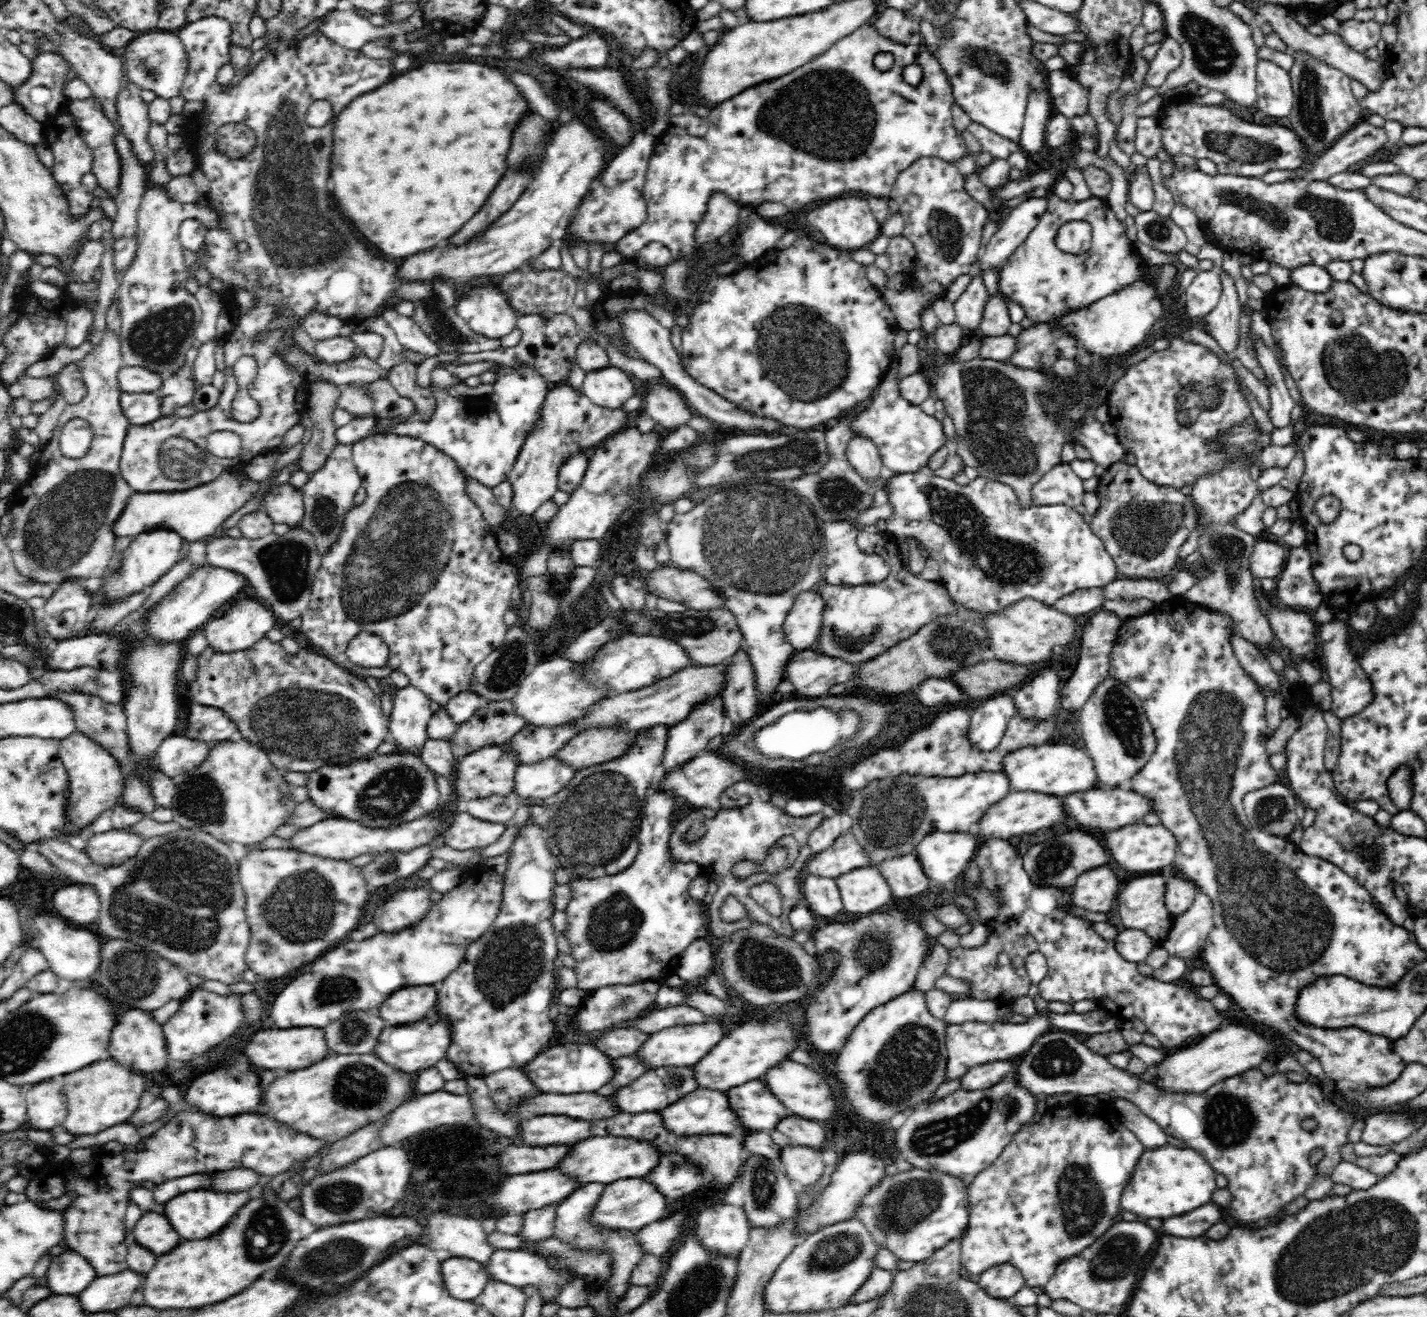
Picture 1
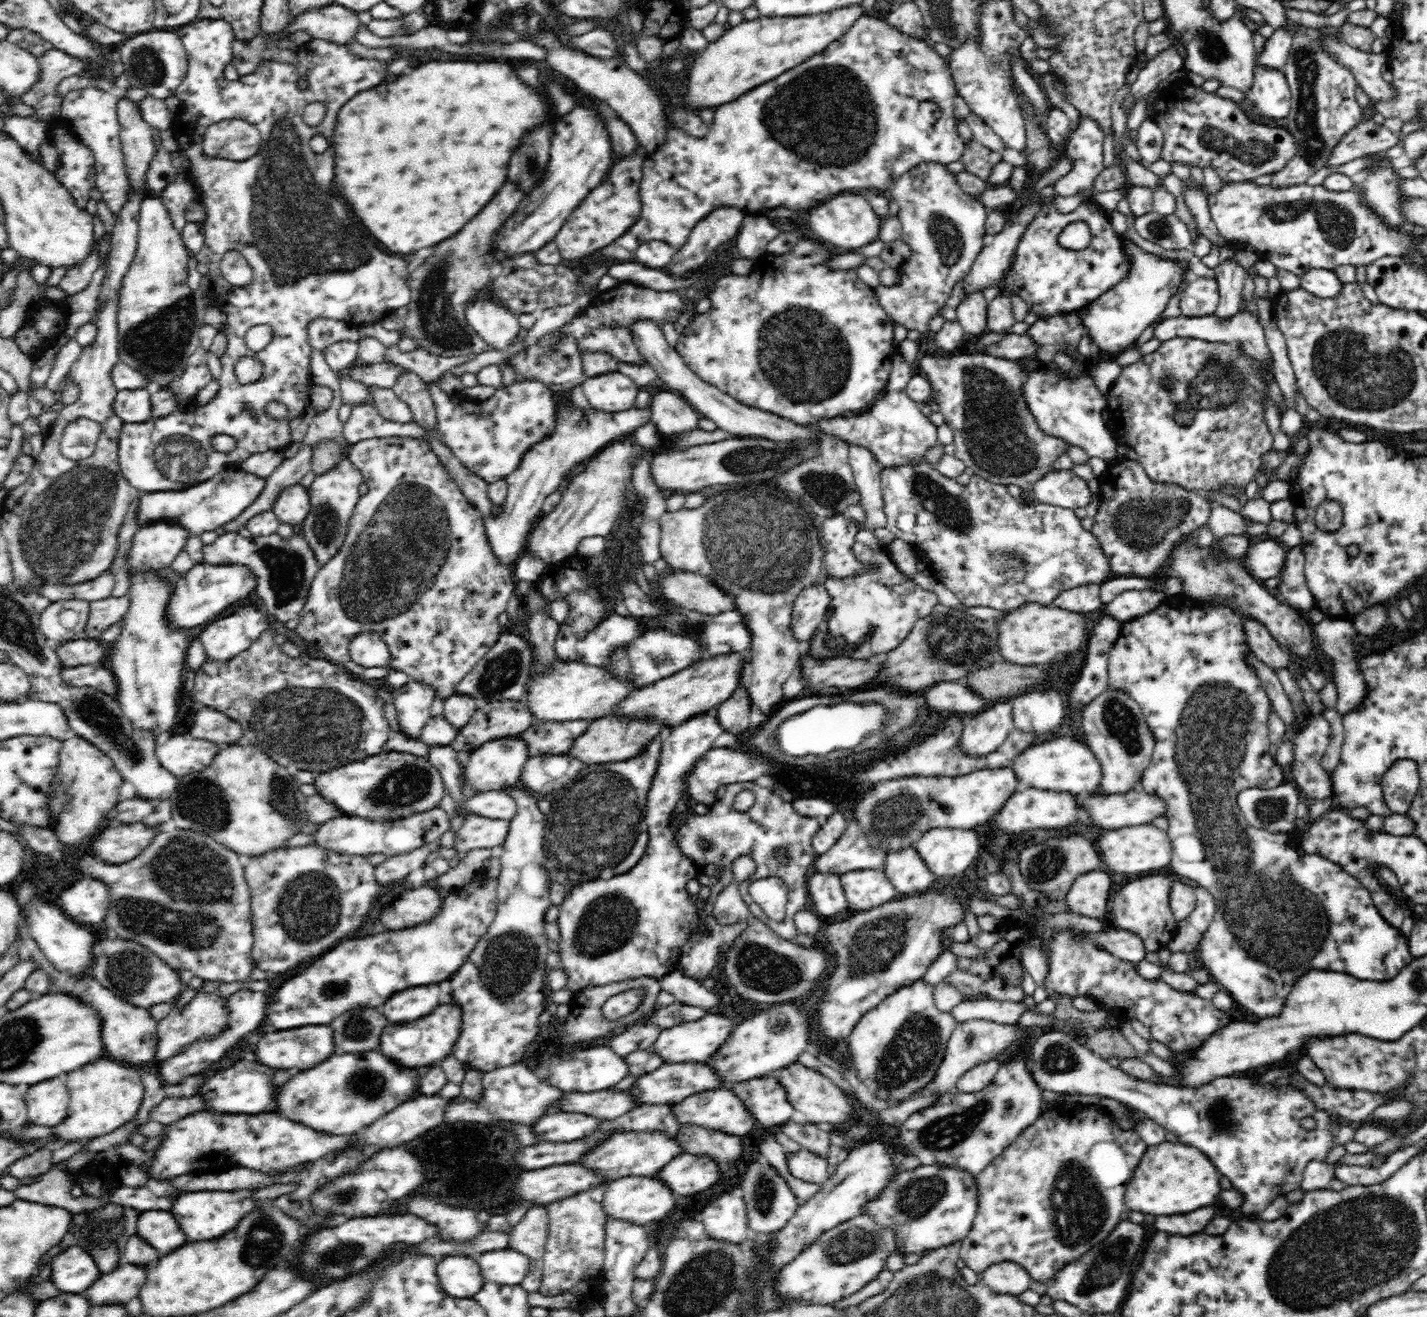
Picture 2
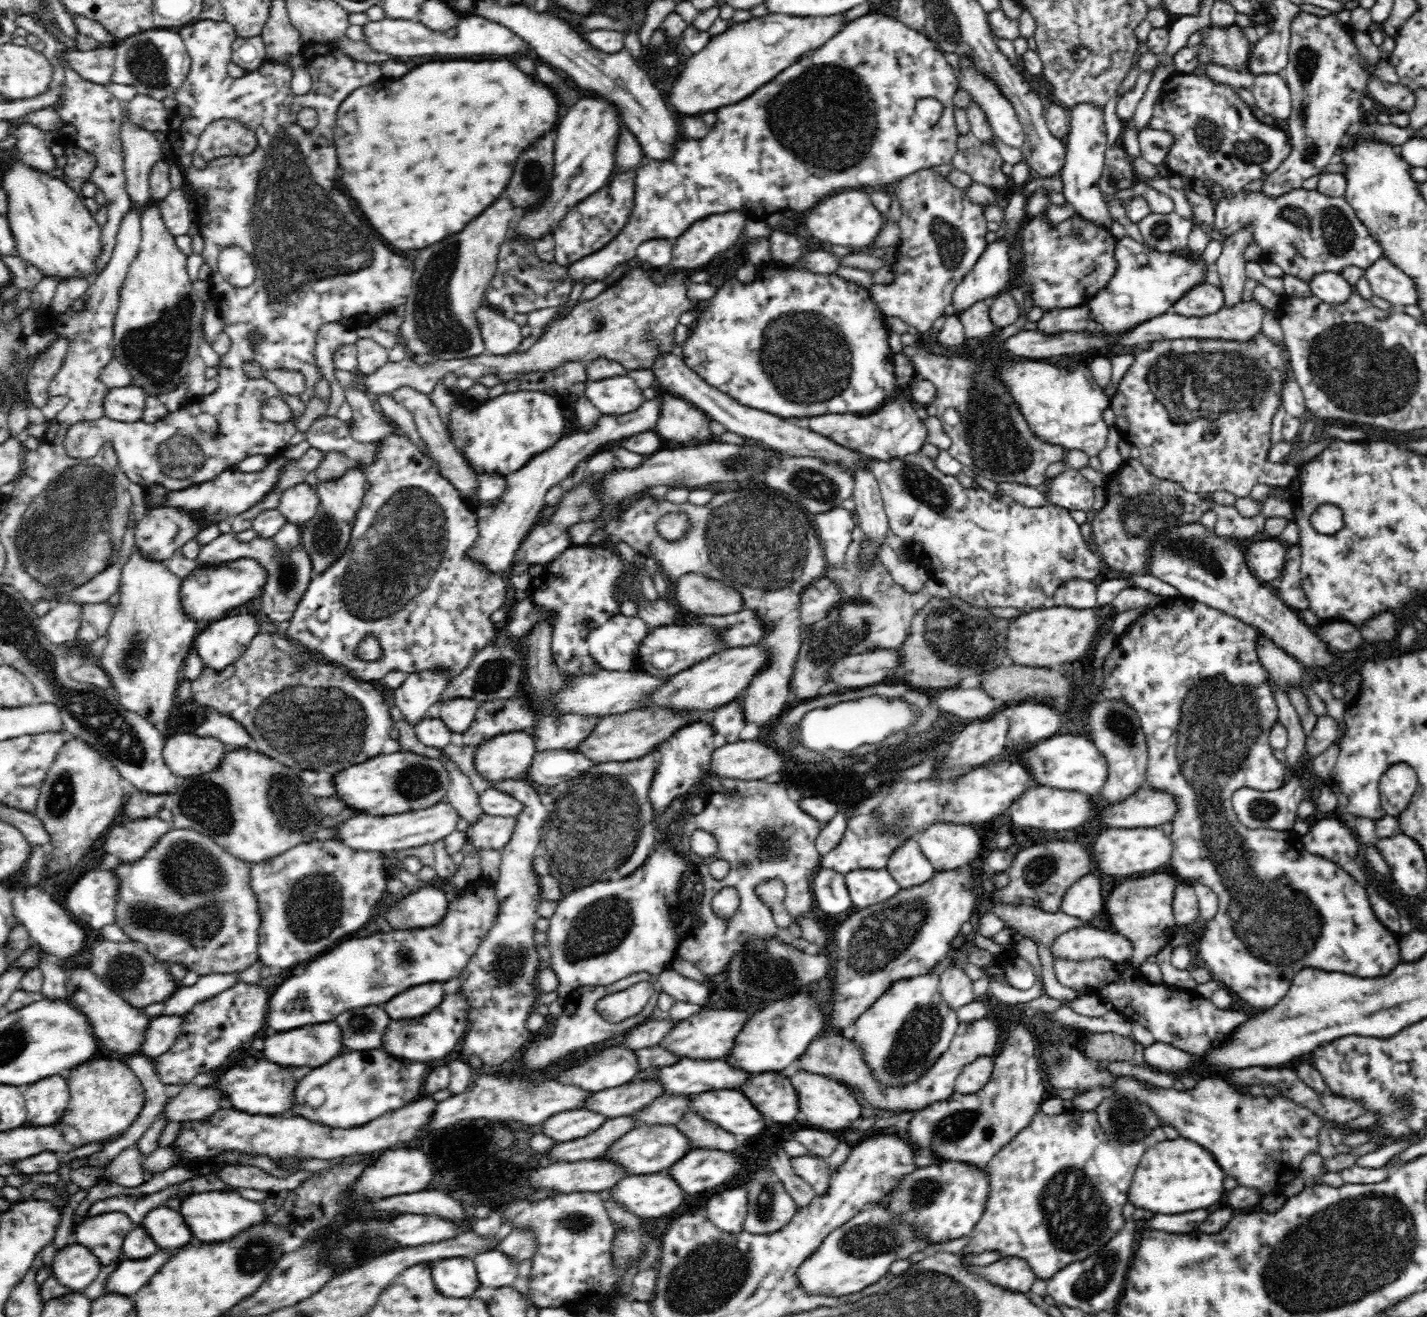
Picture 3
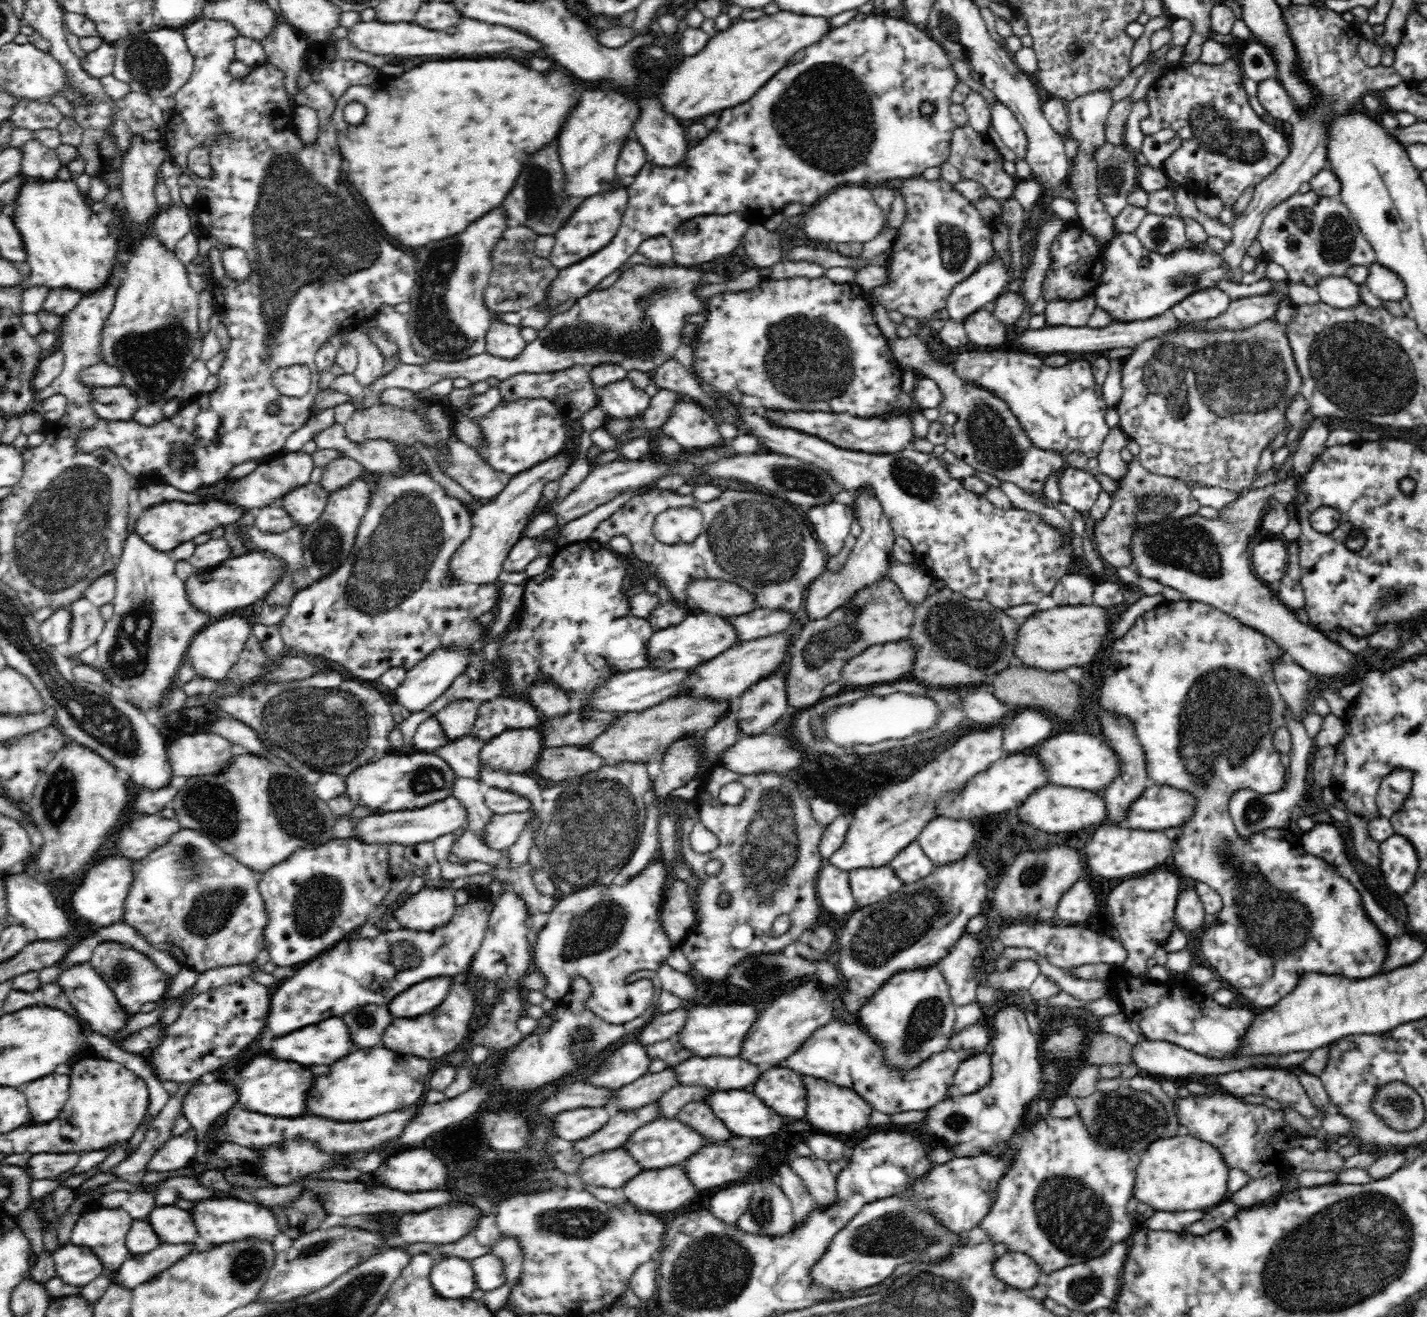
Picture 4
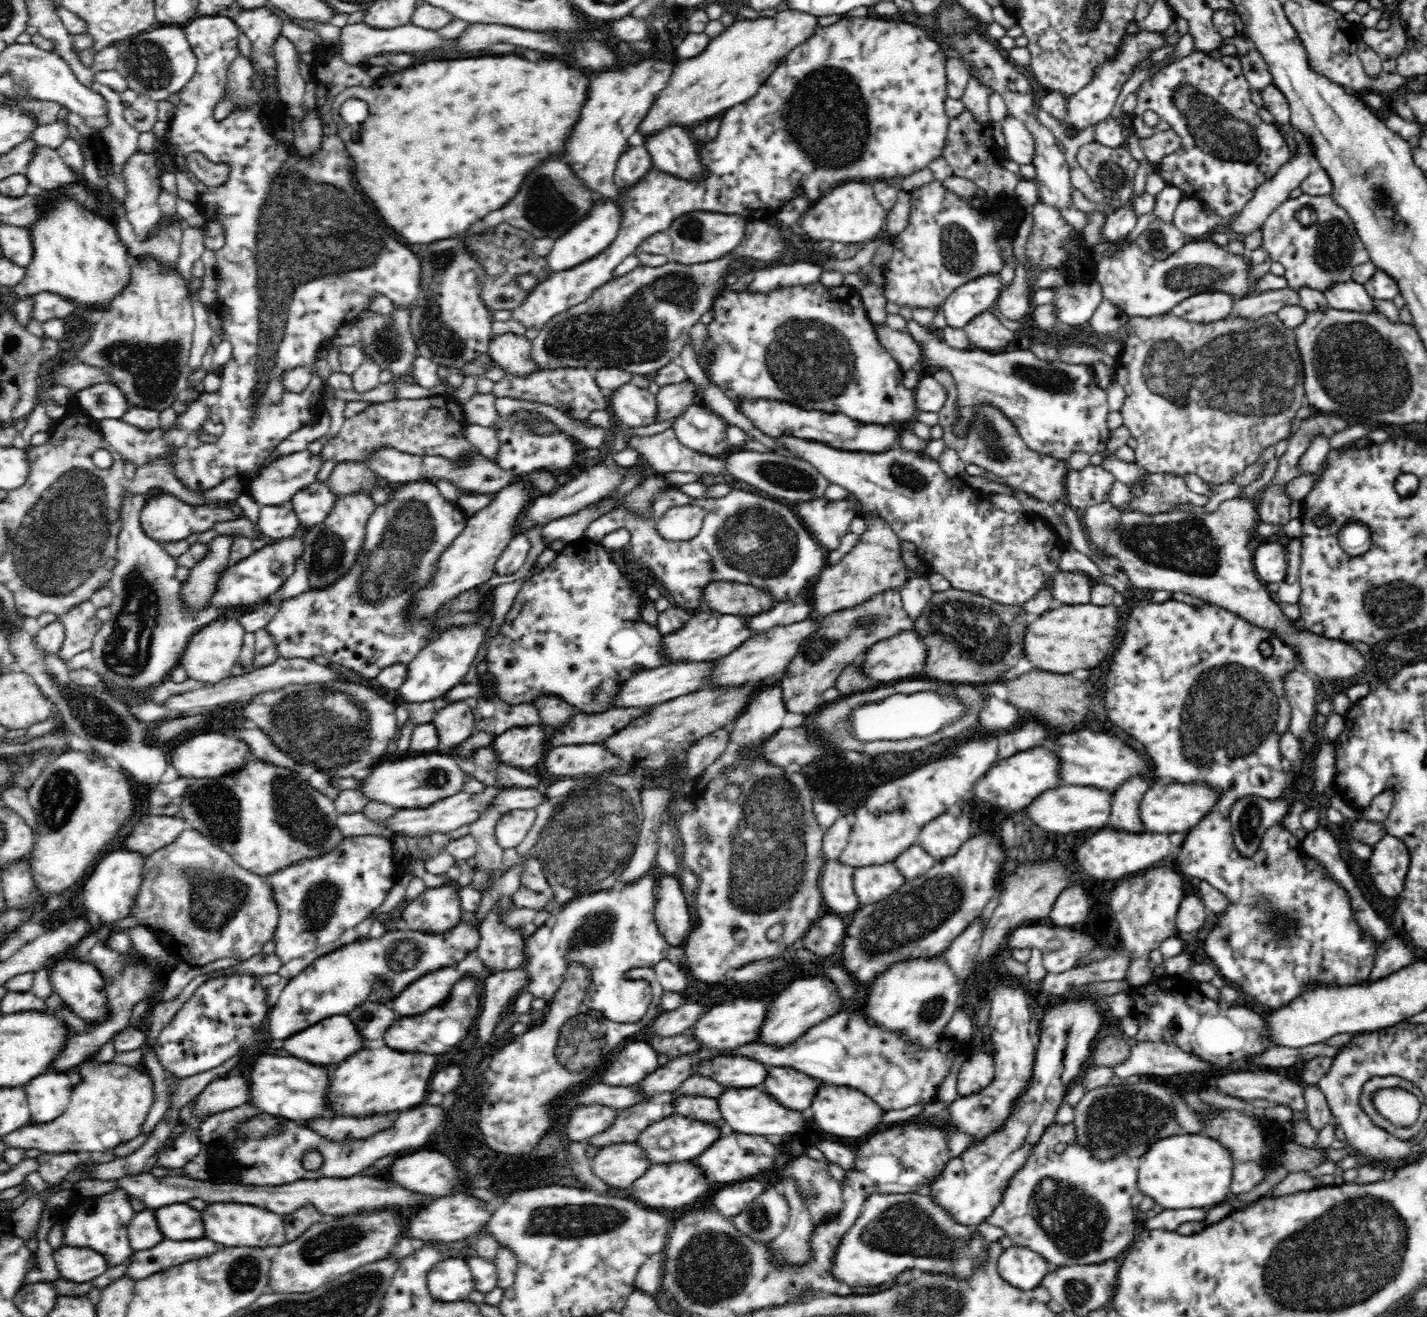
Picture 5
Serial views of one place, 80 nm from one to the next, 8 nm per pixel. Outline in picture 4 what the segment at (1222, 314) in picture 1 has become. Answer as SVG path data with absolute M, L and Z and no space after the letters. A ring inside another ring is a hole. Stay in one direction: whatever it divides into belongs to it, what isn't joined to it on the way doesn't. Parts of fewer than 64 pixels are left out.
M1292 4L1283 17L1292 39L1292 47L1296 51L1294 71L1298 71L1310 89L1314 89L1314 96L1306 108L1295 106L1295 115L1287 127L1291 131L1288 136L1291 146L1289 155L1275 172L1255 186L1252 202L1231 228L1232 241L1224 248L1220 259L1226 267L1228 280L1234 284L1242 284L1245 274L1241 267L1242 259L1256 241L1266 214L1280 202L1297 194L1304 182L1312 181L1314 176L1328 167L1329 126L1338 117L1356 110L1361 97L1366 93L1392 88L1403 81L1401 74L1392 65L1370 67L1362 60L1357 47L1361 37L1360 28L1352 22L1345 22L1340 13L1319 5L1312 7Z

